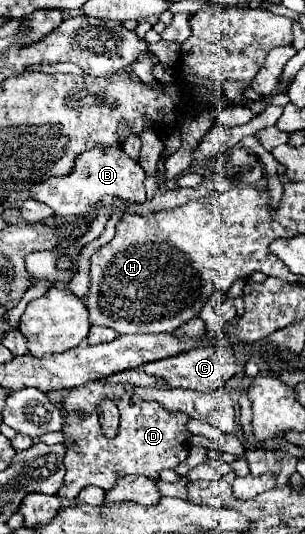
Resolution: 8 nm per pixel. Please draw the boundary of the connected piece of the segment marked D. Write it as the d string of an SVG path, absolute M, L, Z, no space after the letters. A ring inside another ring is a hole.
M95 380L95 382L87 382L83 386L75 386L75 388L61 388L61 390L51 390L47 392L47 398L51 400L53 406L59 408L61 416L63 416L63 446L67 450L65 454L65 468L67 468L67 474L65 474L65 482L63 486L59 488L59 496L65 496L65 498L75 498L79 494L79 490L83 486L99 486L103 490L111 490L111 486L115 486L115 482L127 474L143 474L143 476L149 476L149 478L157 478L161 470L165 468L175 468L177 464L185 462L187 460L187 454L189 454L189 438L191 438L191 432L187 430L187 422L191 420L191 416L187 418L187 414L181 414L181 412L171 412L167 408L163 408L159 402L147 402L147 400L139 400L139 402L133 402L133 388L131 384L105 384L101 380ZM107 390L117 390L119 398L117 400L117 406L119 406L119 414L121 414L121 420L119 420L119 436L117 440L103 440L103 432L101 432L101 426L99 426L99 420L97 420L97 410L95 406L99 404L99 400L103 400L105 396L109 396Z

